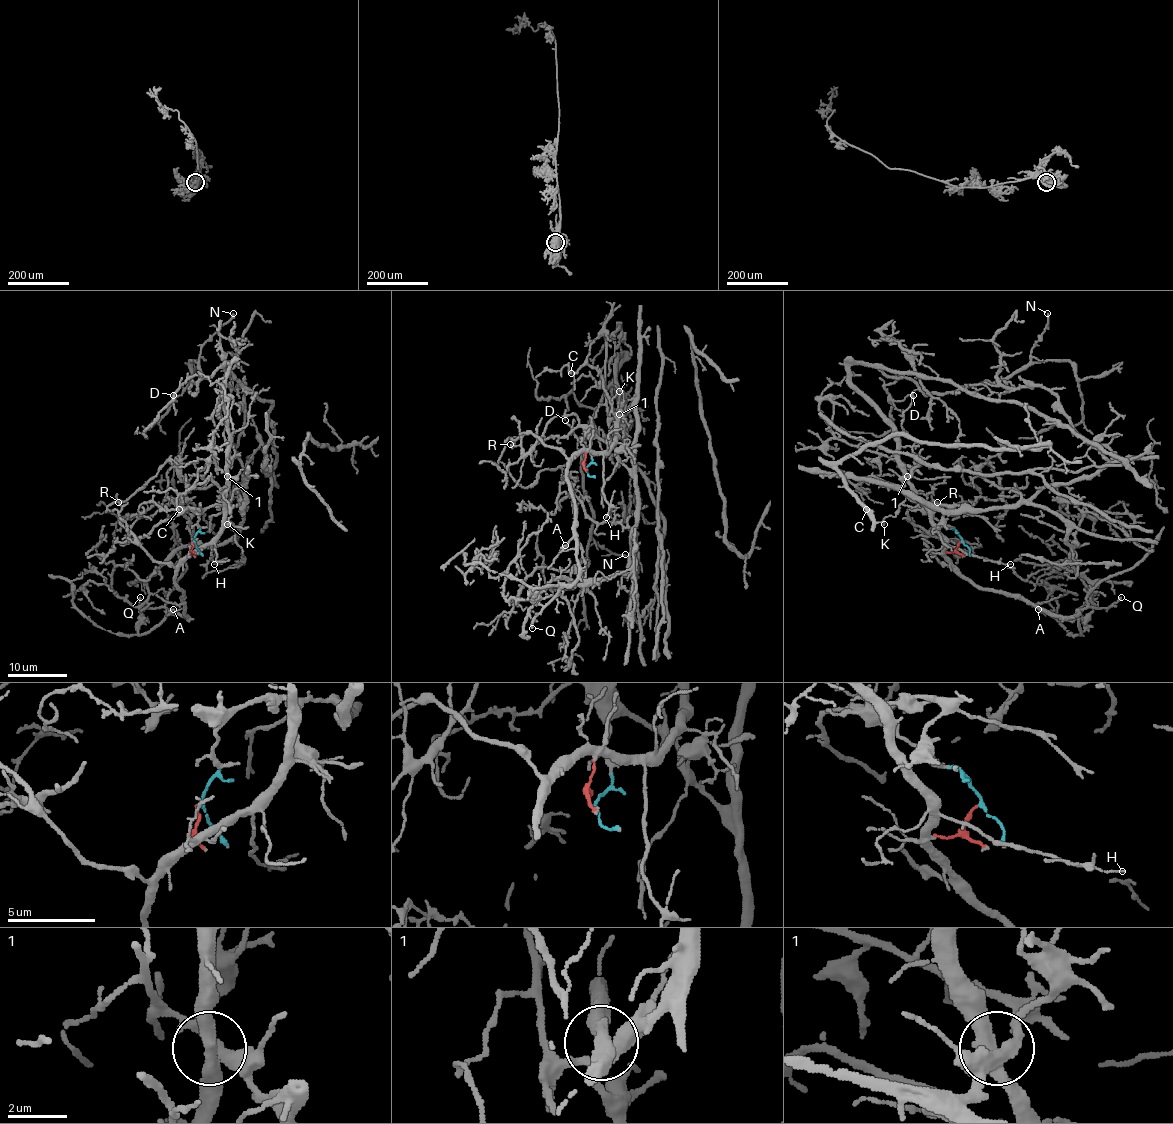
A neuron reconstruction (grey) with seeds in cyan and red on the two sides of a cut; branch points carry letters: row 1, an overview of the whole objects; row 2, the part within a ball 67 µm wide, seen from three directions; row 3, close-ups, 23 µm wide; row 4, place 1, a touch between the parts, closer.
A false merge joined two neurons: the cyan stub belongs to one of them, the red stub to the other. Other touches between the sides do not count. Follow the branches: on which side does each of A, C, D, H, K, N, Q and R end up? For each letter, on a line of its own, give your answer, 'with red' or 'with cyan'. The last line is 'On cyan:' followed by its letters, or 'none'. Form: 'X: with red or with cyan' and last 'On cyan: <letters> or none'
A: with red
C: with red
D: with red
H: with red
K: with red
N: with red
Q: with red
R: with red
On cyan: none

